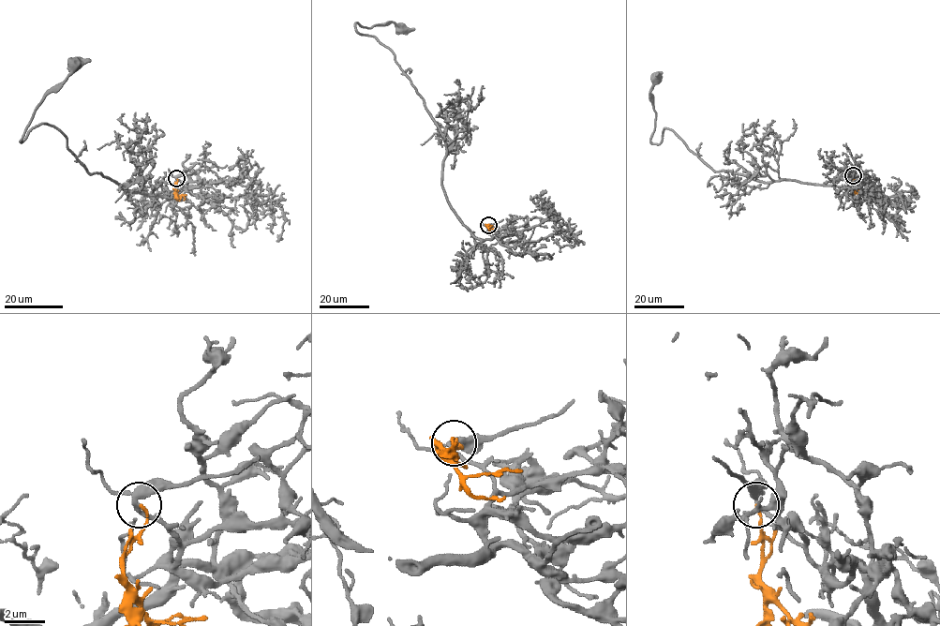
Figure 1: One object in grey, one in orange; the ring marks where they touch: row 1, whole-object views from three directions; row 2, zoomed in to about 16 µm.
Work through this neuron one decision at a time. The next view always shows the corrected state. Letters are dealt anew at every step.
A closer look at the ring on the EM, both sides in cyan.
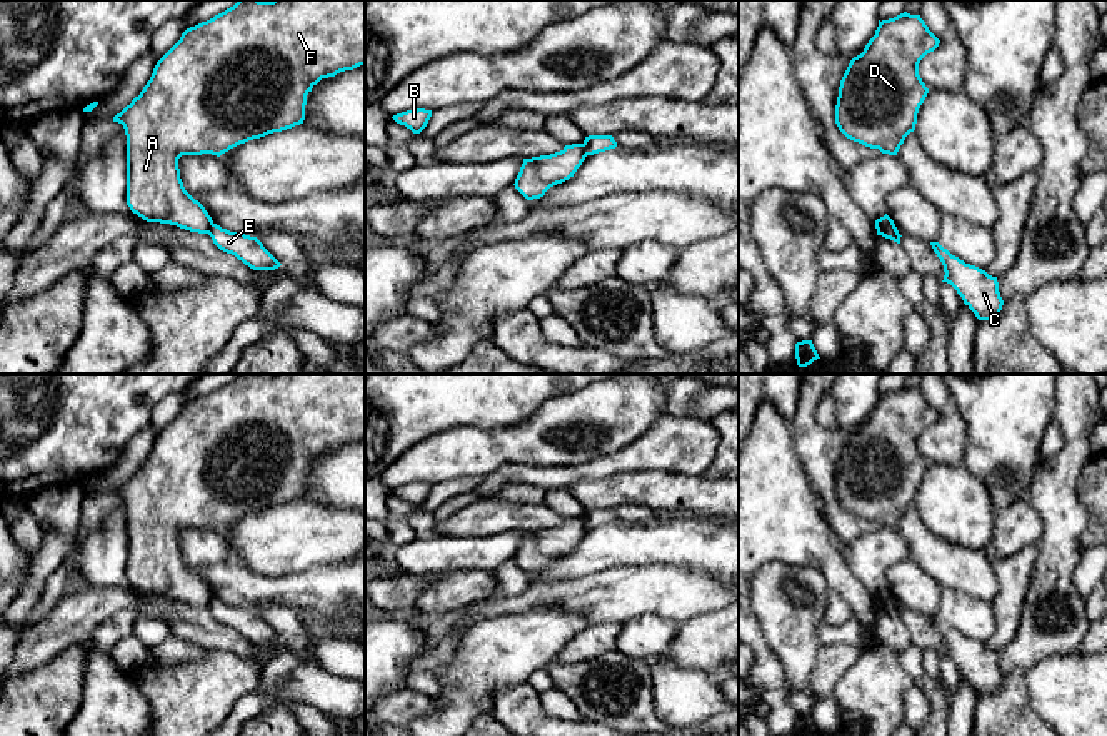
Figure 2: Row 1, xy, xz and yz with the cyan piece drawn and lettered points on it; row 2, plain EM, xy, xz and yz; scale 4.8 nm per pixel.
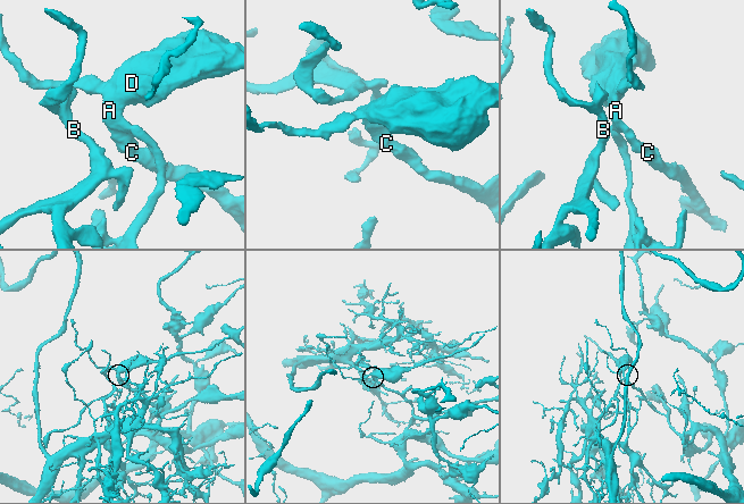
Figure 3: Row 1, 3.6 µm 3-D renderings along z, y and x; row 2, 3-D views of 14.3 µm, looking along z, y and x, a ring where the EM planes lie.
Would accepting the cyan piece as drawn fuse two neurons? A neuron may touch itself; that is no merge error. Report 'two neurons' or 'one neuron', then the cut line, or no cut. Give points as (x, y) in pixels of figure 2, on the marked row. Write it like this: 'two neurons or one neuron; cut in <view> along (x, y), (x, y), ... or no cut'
two neurons; cut in xz along (581, 144), (586, 156)

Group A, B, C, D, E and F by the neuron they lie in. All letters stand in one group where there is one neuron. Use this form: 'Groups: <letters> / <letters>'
Groups: A C D F / B E

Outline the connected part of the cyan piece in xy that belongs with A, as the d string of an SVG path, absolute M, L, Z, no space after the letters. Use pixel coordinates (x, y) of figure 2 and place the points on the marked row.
M238 0L213 18L187 28L157 62L138 97L113 117L127 135L127 205L147 222L208 234L213 220L180 179L182 155L220 157L253 139L282 132L305 120L307 95L328 77L365 65L365 0Z

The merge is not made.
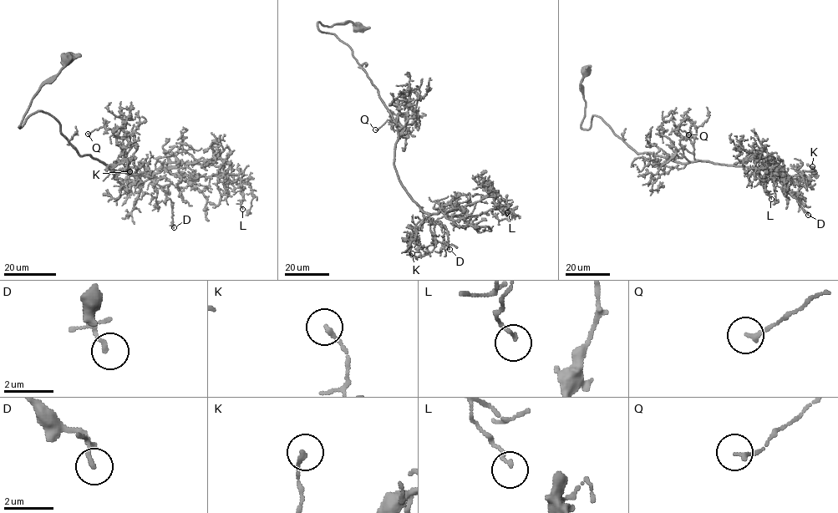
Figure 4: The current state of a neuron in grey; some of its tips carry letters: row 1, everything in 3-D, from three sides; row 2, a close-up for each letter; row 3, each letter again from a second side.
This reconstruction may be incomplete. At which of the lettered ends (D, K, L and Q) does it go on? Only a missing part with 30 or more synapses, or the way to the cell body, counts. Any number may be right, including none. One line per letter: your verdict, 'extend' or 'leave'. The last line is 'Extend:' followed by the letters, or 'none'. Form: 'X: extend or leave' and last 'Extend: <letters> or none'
D: leave
K: leave
L: leave
Q: leave
Extend: none

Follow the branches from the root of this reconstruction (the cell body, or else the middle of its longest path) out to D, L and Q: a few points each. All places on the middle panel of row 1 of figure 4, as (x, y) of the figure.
D: (359, 26), (317, 22), (349, 46), (377, 89), (397, 129), (398, 180), (428, 220), (447, 230), (449, 249)
L: (359, 26), (317, 22), (351, 49), (396, 124), (409, 197), (429, 214), (489, 196), (507, 212)
Q: (359, 26), (317, 22), (319, 31), (349, 46), (398, 134), (406, 133), (394, 114), (375, 129)

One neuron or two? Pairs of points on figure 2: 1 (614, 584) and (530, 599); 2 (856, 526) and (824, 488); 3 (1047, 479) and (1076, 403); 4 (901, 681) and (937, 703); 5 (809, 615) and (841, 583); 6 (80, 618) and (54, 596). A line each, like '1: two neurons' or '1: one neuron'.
1: one neuron
2: one neuron
3: one neuron
4: two neurons
5: two neurons
6: two neurons

